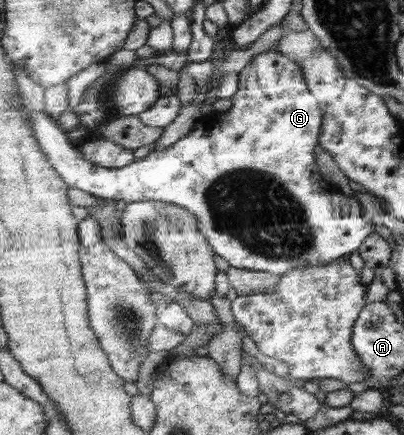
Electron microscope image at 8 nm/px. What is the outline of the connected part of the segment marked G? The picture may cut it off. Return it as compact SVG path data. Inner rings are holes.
M276 50L266 51L266 53L256 55L256 57L239 72L238 93L232 98L232 106L229 110L217 114L211 113L204 115L196 124L195 130L192 131L192 133L170 146L170 148L160 151L154 149L147 156L134 160L130 165L118 169L108 169L107 167L99 166L94 162L88 161L88 158L83 156L82 149L80 149L79 146L74 146L70 139L68 139L68 132L65 131L64 127L60 124L60 121L56 121L56 119L54 119L52 115L48 115L46 111L30 111L30 109L26 109L22 91L18 91L16 102L18 102L18 108L20 108L20 110L24 110L24 112L30 114L32 130L34 130L34 136L36 136L38 144L42 146L42 150L44 150L44 153L48 156L48 160L50 160L52 165L54 165L54 168L58 170L58 174L64 179L64 182L68 184L69 189L80 189L90 193L90 195L93 195L94 197L102 198L104 200L110 199L115 201L120 199L127 202L127 204L138 203L140 201L163 201L164 203L180 205L180 207L188 209L190 213L196 214L198 221L200 221L201 233L208 237L208 241L210 241L210 245L214 247L216 253L224 257L224 259L227 259L232 267L283 276L288 272L292 272L292 270L331 264L332 261L344 257L346 253L351 254L354 253L354 251L358 252L366 239L370 237L370 233L374 233L374 224L363 216L363 209L359 201L354 198L353 195L345 195L340 192L336 186L333 184L331 185L322 178L322 173L320 173L320 167L316 165L316 157L314 154L314 149L316 149L320 143L324 123L322 105L317 99L317 96L313 94L310 87L308 87L304 69L300 67L300 64L290 60L288 56L284 56L282 53L277 53Z

